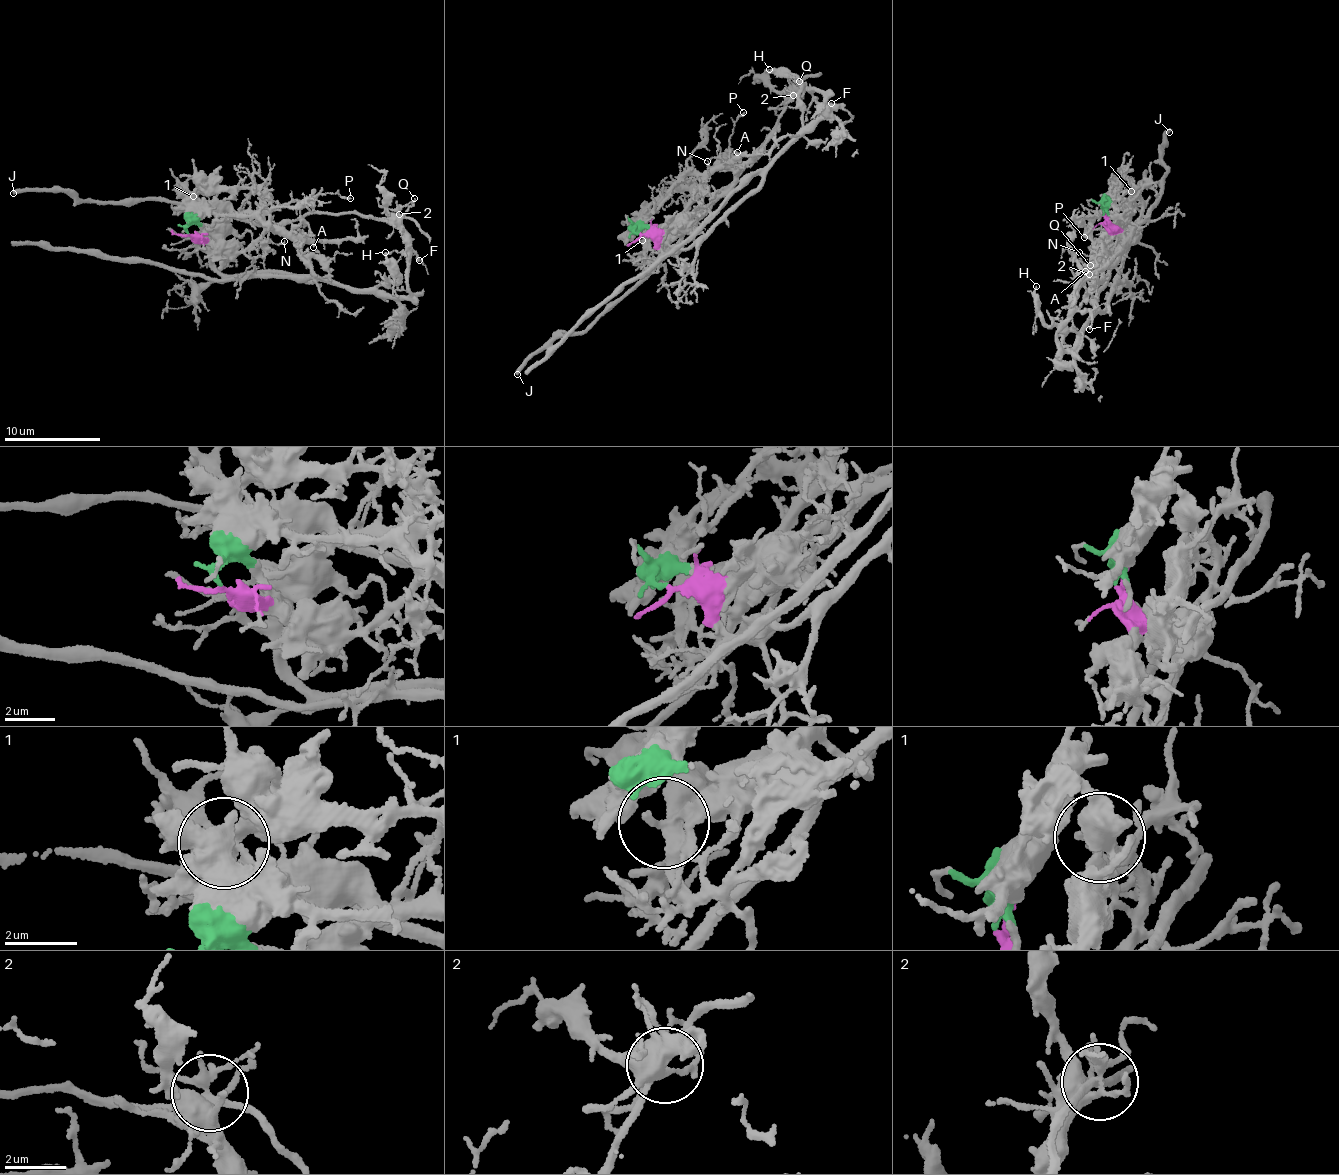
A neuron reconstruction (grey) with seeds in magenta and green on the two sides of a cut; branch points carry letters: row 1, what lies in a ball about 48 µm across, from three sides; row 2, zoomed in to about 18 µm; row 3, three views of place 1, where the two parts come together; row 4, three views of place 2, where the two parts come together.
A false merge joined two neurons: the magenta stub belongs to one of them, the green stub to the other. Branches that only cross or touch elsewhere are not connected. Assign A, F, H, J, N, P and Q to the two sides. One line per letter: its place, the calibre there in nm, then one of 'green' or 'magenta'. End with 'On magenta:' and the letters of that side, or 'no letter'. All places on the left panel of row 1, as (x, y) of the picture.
A: (313, 247) | 110 nm | green
F: (419, 260) | 150 nm | magenta
H: (385, 252) | 130 nm | magenta
J: (13, 193) | 340 nm | green
N: (284, 241) | 110 nm | green
P: (350, 198) | 170 nm | green
Q: (414, 198) | 140 nm | magenta
On magenta: F, H, Q

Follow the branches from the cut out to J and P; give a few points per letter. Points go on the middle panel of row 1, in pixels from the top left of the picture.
J: (640, 234), (631, 230), (641, 241), (680, 226), (683, 236), (585, 330), (563, 334), (539, 349), (517, 375)
P: (640, 234), (634, 226), (652, 206), (722, 162), (732, 131), (744, 112)

